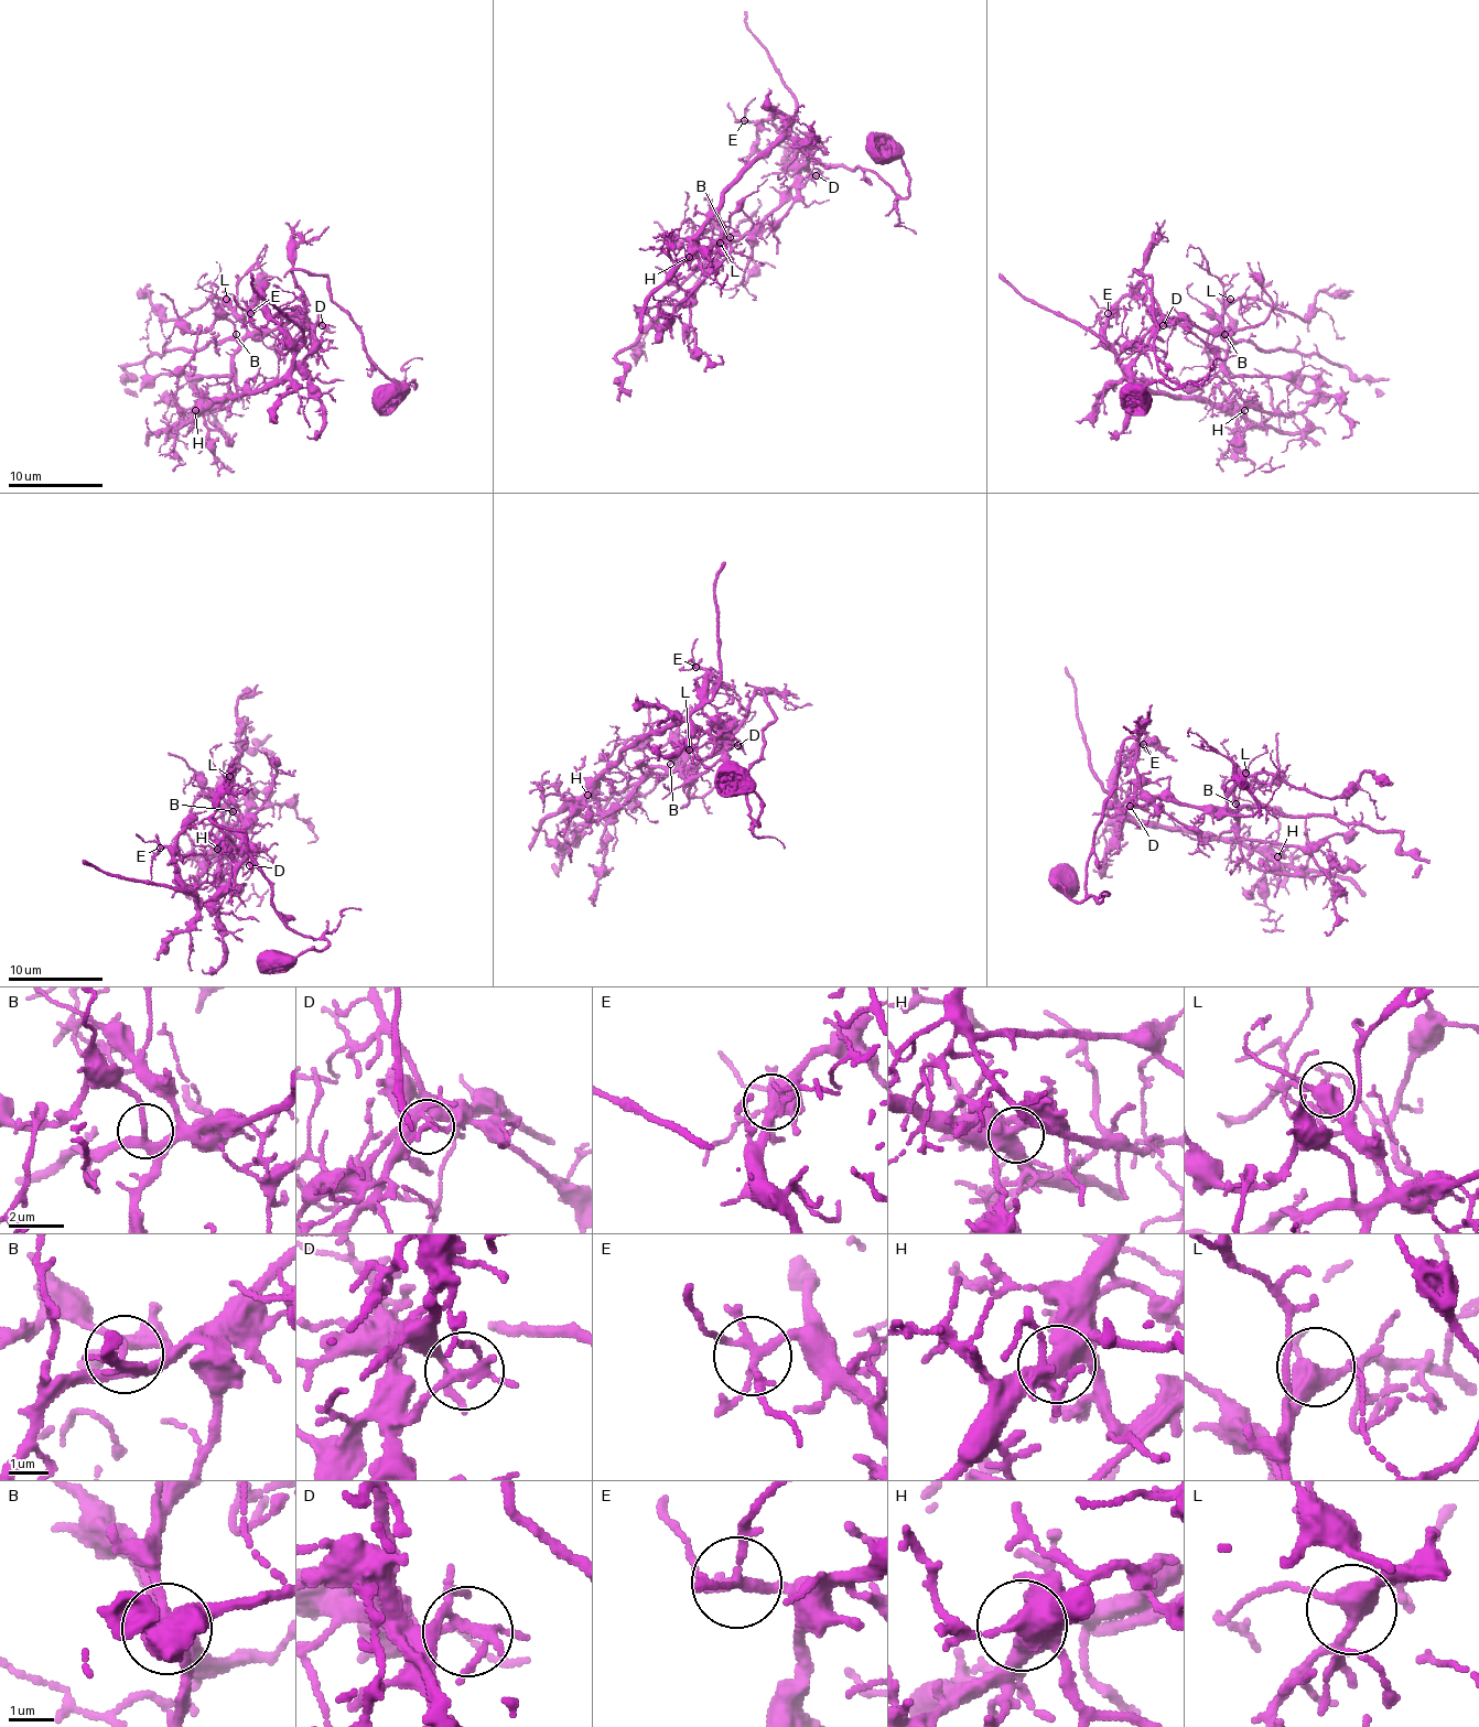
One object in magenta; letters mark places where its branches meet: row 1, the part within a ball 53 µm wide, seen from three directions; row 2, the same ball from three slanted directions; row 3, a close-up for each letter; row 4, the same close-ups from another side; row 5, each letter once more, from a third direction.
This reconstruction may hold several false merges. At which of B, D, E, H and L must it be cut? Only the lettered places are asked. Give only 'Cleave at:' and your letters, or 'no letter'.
Cleave at: D

